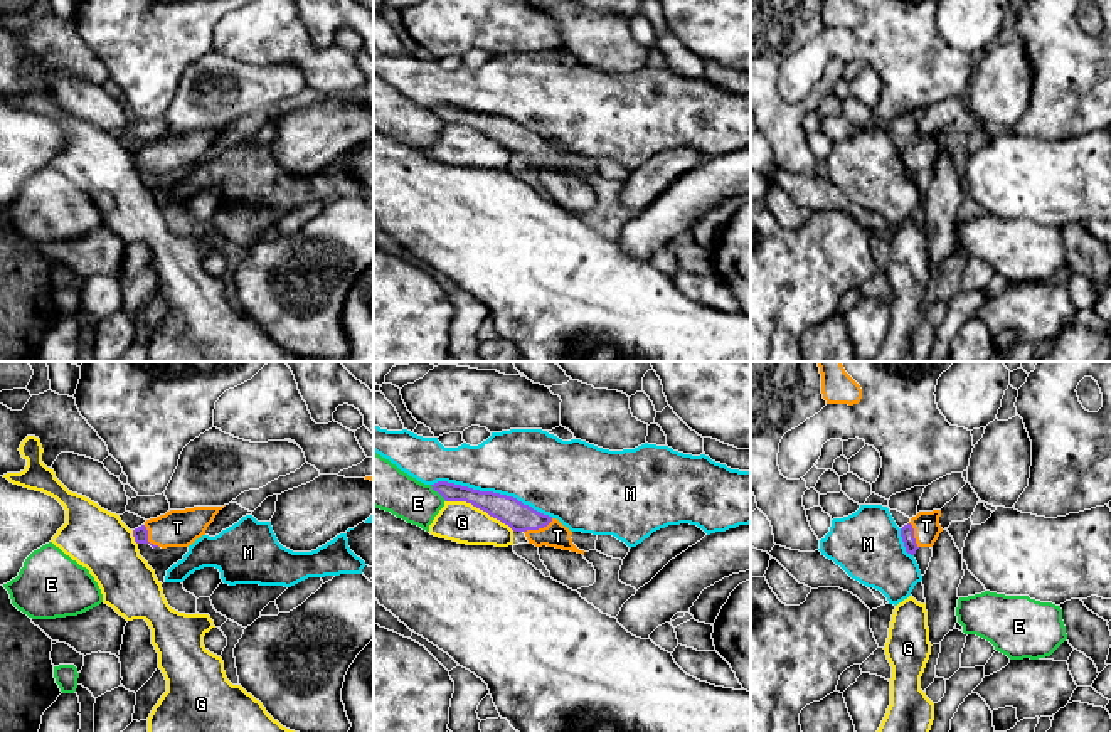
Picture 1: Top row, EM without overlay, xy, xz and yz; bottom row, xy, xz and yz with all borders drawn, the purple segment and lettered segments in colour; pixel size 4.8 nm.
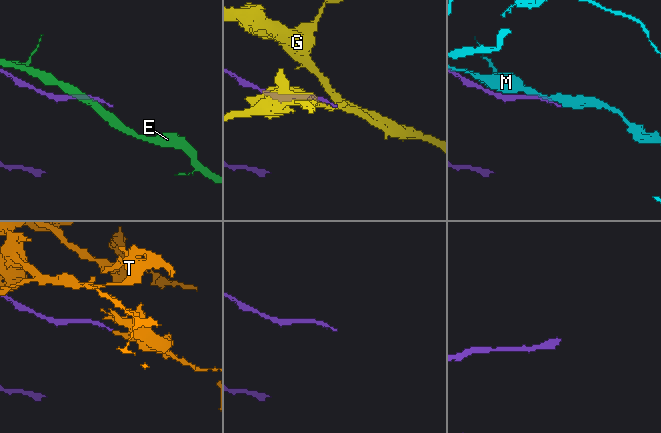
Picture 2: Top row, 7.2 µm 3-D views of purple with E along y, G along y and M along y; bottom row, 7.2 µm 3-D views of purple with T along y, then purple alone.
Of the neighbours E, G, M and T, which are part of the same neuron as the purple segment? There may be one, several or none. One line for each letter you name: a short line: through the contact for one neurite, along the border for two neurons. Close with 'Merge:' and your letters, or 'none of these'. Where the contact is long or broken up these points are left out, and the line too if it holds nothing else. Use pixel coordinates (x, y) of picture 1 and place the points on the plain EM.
Merge: T

